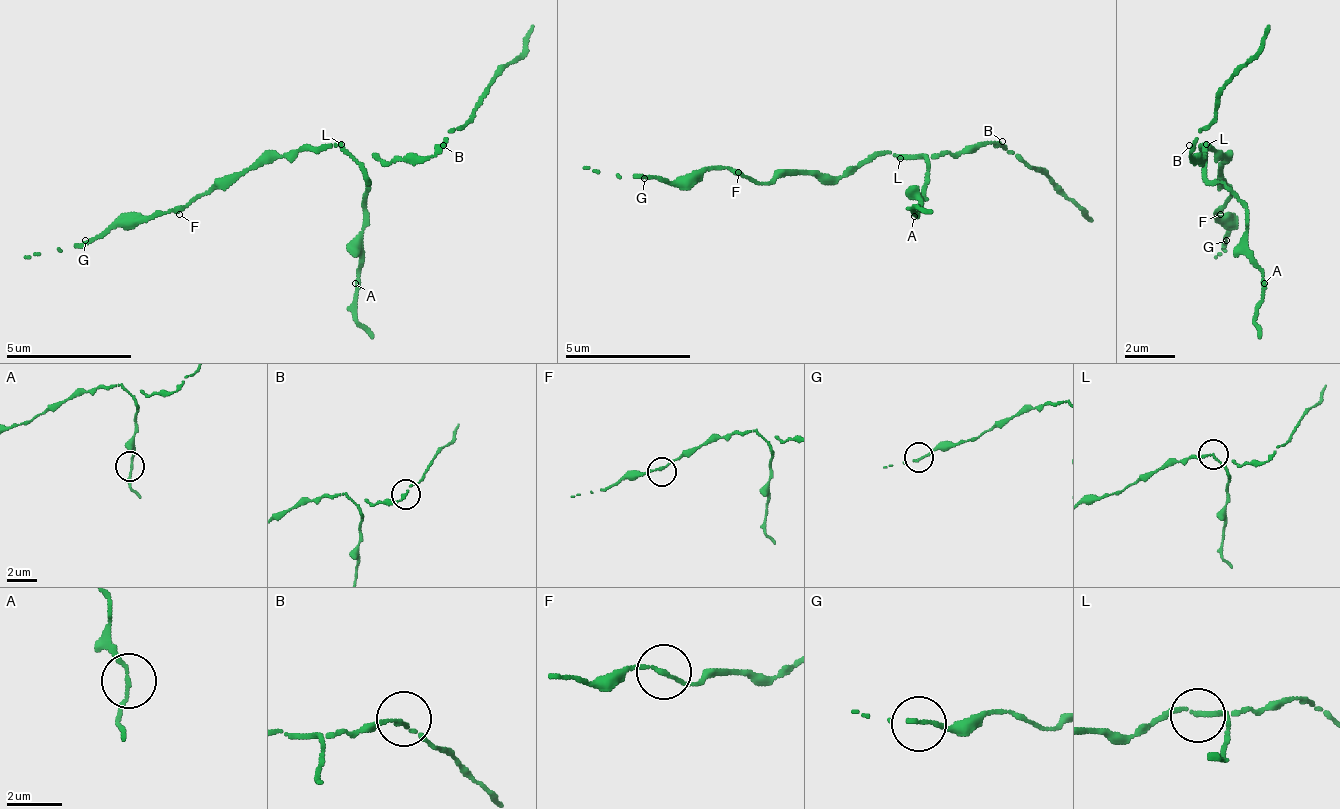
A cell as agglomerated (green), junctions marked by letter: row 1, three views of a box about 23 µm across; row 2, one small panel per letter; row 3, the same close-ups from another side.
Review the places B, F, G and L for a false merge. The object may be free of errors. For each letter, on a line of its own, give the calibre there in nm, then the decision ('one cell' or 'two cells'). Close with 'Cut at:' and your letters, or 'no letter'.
B: calibre 130 nm; one cell
F: calibre 140 nm; one cell
G: calibre 160 nm; one cell
L: calibre 140 nm; two cells
Cut at: L

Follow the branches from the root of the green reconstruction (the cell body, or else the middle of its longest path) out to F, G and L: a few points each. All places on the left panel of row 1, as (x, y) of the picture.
F: (298, 145), (280, 158), (254, 158), (242, 171), (236, 171), (229, 177), (217, 177), (179, 214)
G: (298, 145), (280, 158), (254, 158), (229, 177), (217, 177), (167, 214), (104, 227), (85, 240)
L: (298, 145), (342, 145)

